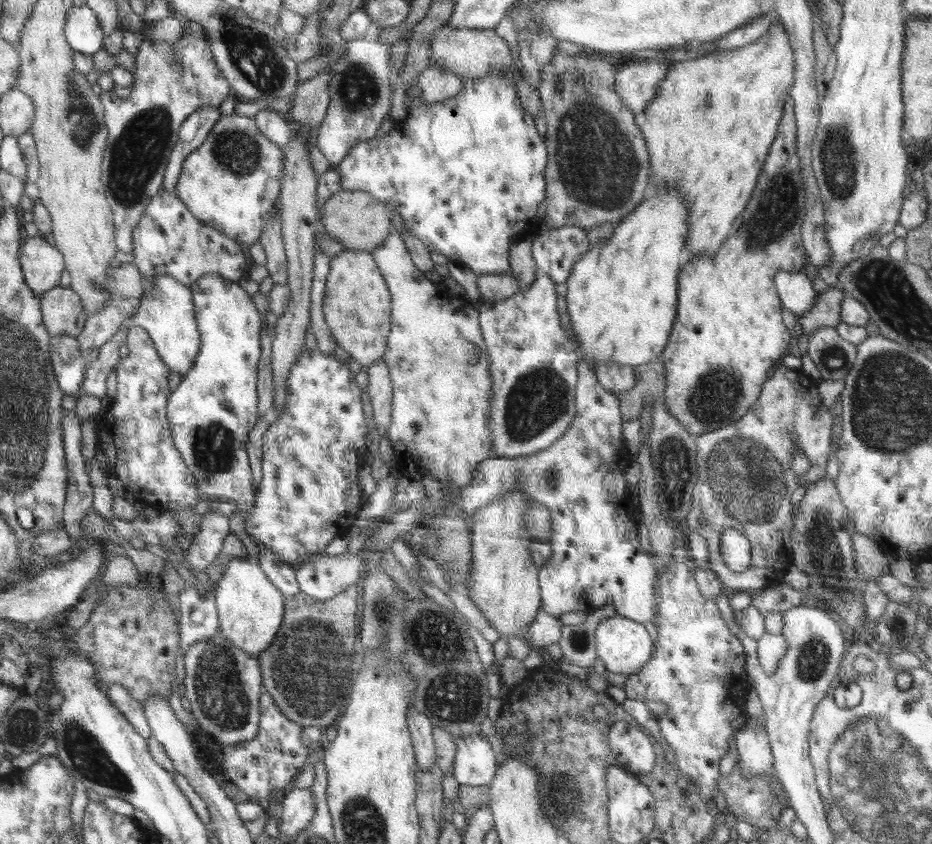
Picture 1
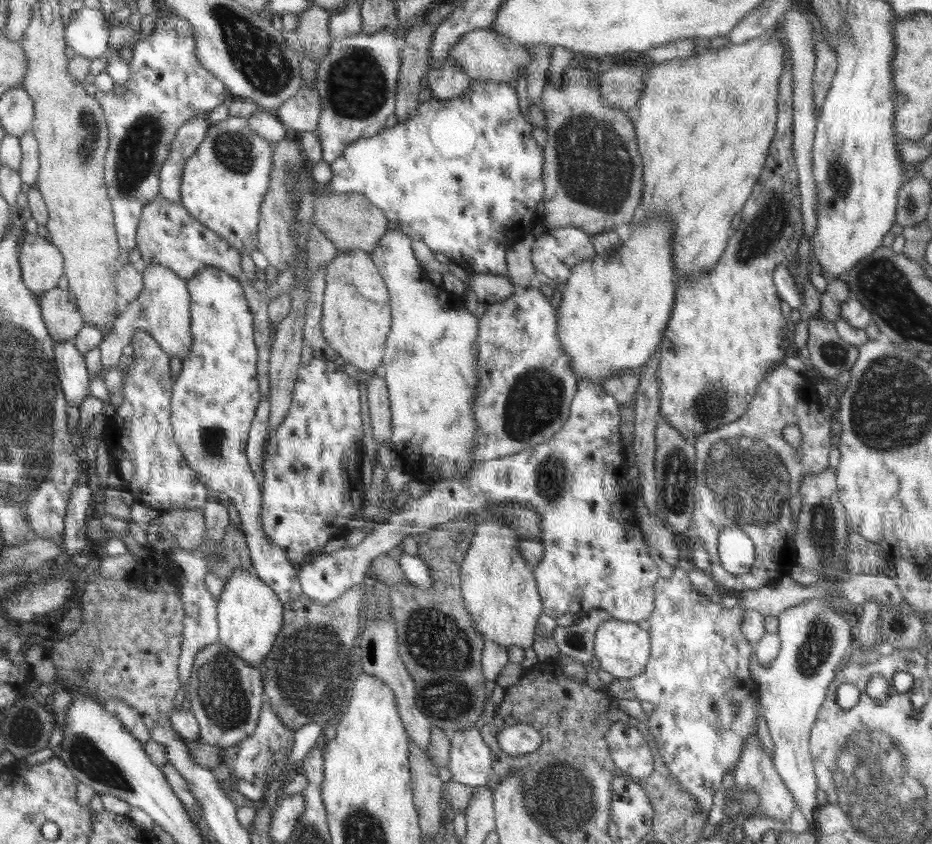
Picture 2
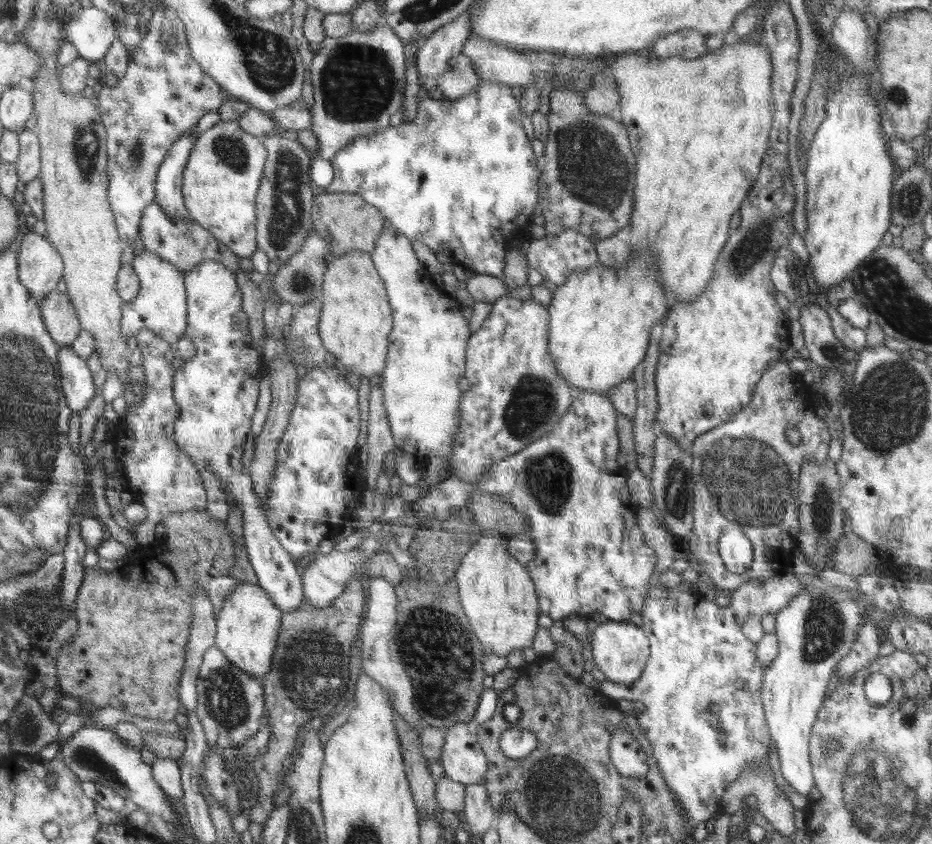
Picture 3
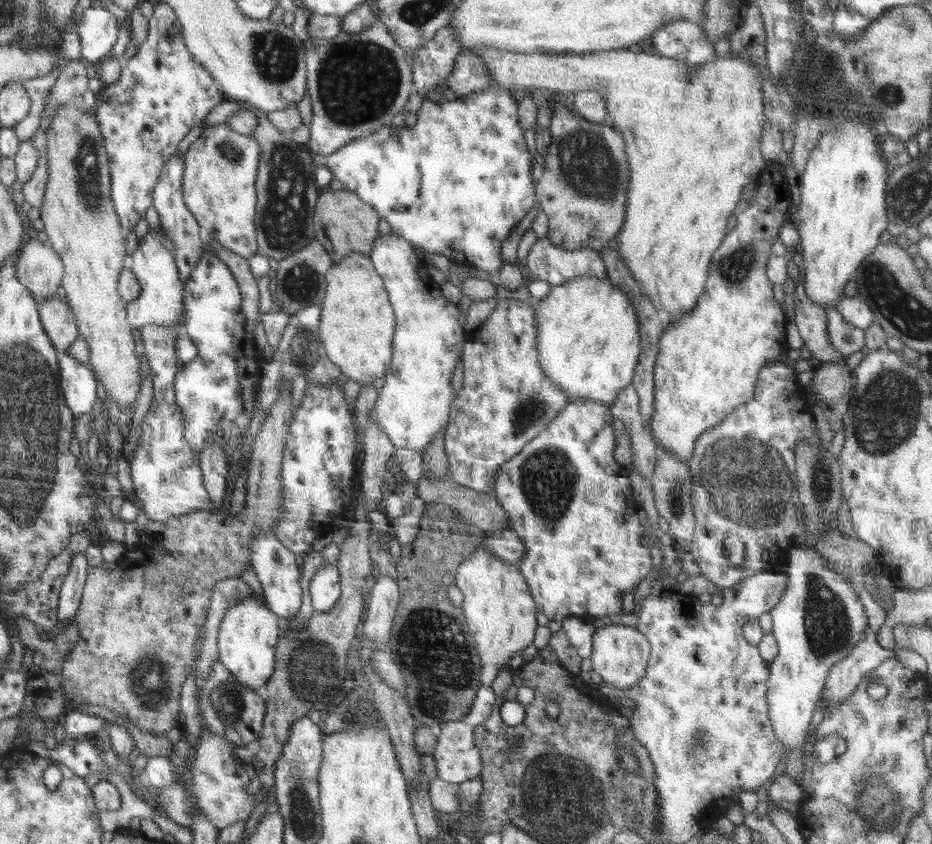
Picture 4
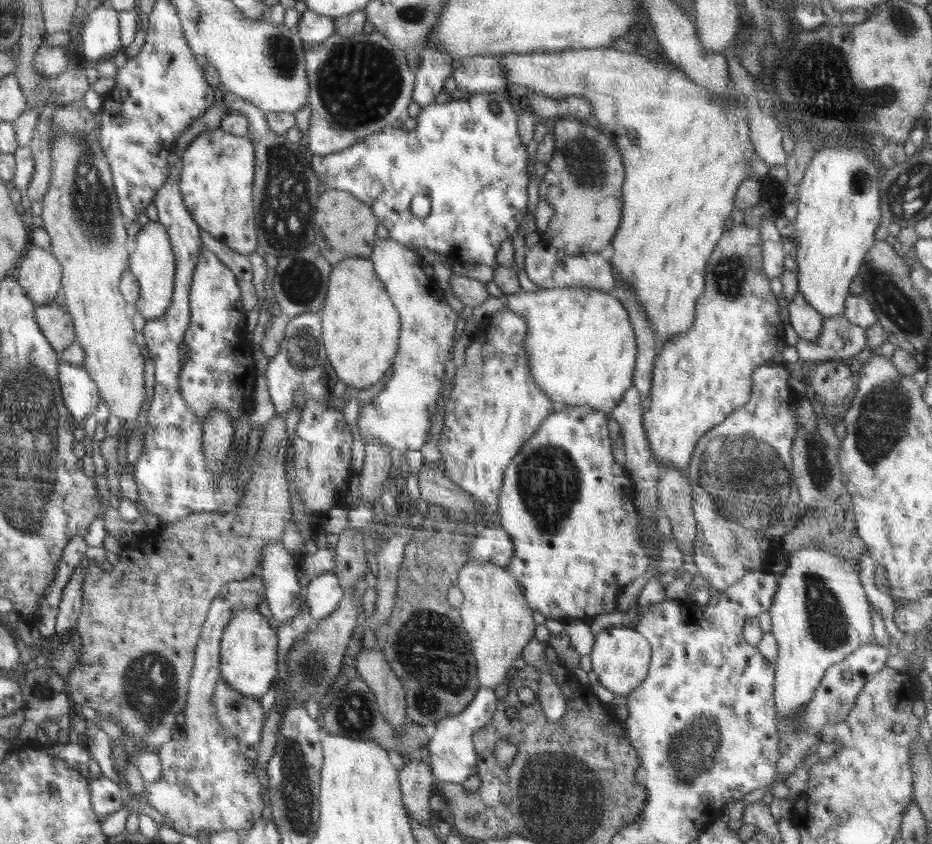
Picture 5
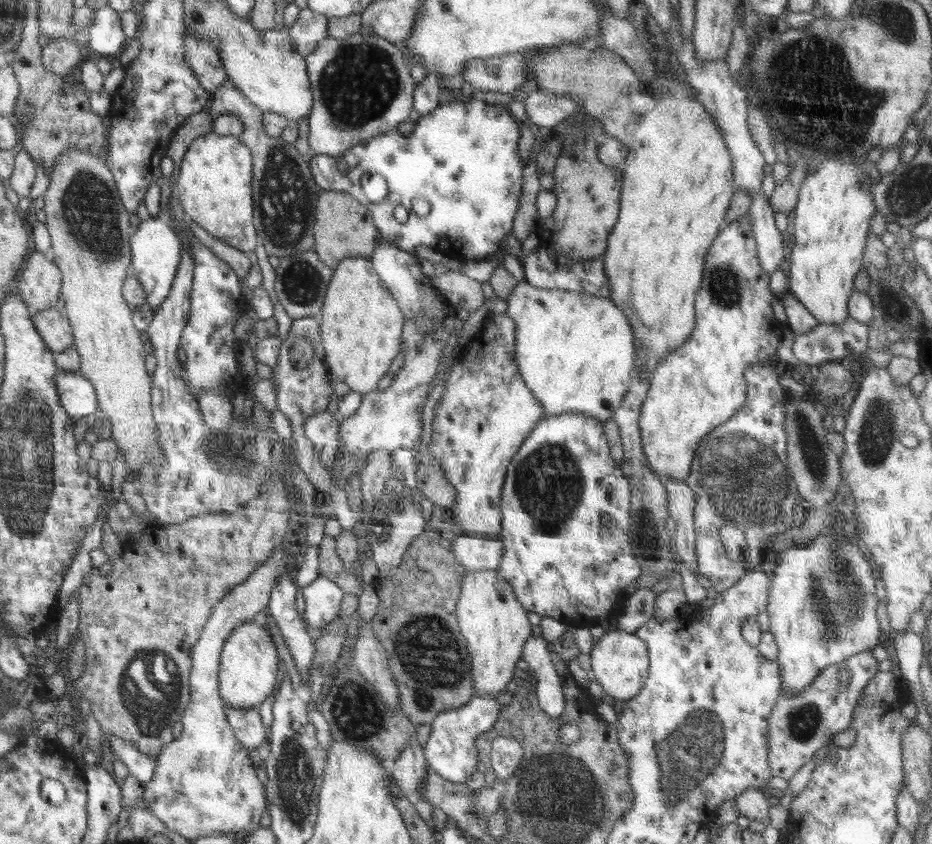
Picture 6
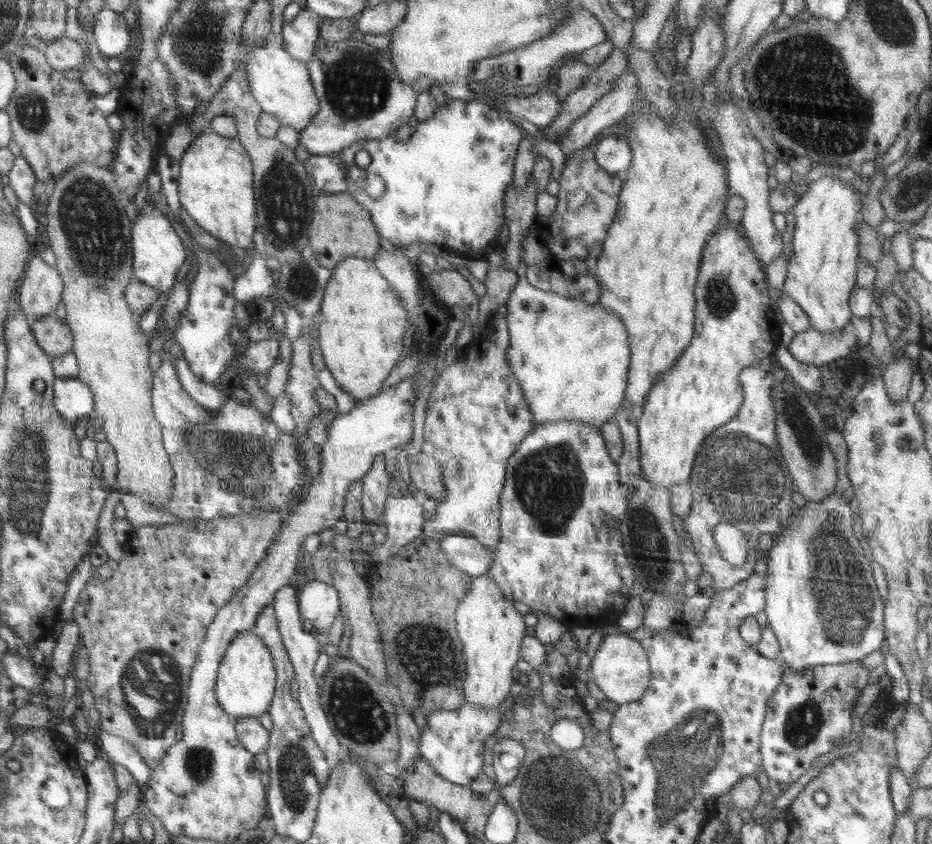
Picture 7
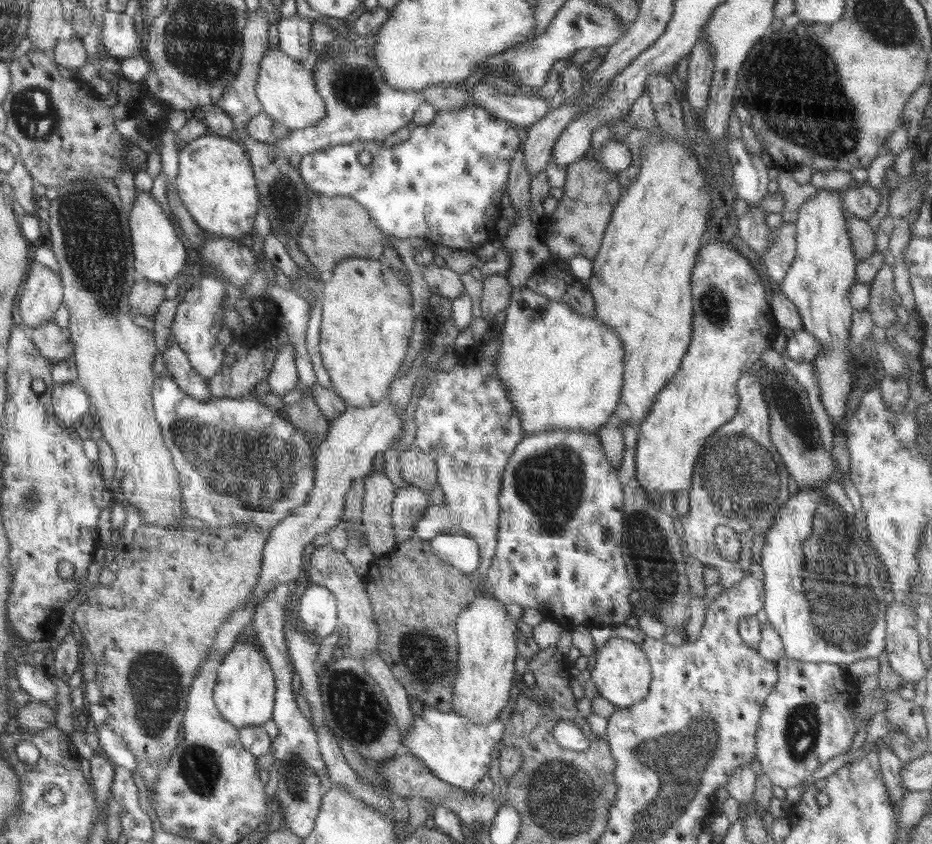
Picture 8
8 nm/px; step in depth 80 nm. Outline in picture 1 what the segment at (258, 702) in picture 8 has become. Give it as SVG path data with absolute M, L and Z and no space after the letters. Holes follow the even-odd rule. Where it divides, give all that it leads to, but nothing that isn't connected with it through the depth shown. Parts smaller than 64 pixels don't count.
M254 557L232 559L226 565L223 577L215 584L216 591L212 595L215 597L221 633L241 652L260 656L271 645L276 632L279 632L278 628L283 624L282 616L286 613L282 593L263 571L258 570L258 564Z

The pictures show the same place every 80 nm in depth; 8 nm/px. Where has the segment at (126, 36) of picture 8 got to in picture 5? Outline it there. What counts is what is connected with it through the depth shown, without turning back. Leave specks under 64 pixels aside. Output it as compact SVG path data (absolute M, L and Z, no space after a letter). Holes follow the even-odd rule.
M107 3L96 7L84 21L81 41L82 54L88 61L117 53L120 47L119 12Z

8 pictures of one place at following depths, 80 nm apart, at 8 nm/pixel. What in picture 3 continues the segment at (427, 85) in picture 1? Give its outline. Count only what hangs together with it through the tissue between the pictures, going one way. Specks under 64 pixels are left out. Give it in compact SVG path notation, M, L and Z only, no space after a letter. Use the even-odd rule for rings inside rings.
M459 55L449 61L450 70L438 77L438 89L446 98L455 100L462 98L472 89L480 87L482 80L474 72L474 66L465 56Z

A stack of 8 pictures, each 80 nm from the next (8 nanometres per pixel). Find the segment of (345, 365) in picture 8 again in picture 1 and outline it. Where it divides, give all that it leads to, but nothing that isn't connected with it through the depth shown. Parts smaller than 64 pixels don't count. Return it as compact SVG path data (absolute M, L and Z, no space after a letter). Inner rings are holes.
M339 250L330 261L323 298L324 321L336 344L364 368L383 358L387 350L388 332L391 332L388 287L368 251Z

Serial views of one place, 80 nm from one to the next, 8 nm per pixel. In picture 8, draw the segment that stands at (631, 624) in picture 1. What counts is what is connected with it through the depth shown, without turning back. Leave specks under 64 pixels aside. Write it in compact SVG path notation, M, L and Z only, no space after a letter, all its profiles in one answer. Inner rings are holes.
M611 638L600 649L596 649L596 664L591 672L599 695L616 705L618 709L628 708L640 702L649 691L651 668L643 650L631 640Z

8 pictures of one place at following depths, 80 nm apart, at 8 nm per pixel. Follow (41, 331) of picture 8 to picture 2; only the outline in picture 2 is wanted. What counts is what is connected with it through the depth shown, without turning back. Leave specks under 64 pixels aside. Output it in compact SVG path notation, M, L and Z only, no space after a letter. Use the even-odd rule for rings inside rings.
M49 290L40 297L43 305L43 320L52 338L57 341L72 341L82 332L83 322L82 312L78 307L78 299L68 290Z

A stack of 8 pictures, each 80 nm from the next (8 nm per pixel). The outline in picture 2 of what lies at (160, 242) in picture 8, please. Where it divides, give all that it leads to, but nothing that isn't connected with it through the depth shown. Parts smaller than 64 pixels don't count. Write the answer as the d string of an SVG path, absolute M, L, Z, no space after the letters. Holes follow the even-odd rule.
M157 262L146 263L141 272L143 278L143 289L138 297L123 305L123 310L114 323L114 330L108 334L102 344L98 345L101 352L101 362L104 367L102 374L93 376L91 389L92 396L105 401L108 391L104 384L104 375L114 367L118 366L121 350L131 342L131 338L137 330L148 331L159 345L172 358L183 358L190 352L192 346L192 320L191 320L191 295L187 287L187 281L180 278L172 269Z

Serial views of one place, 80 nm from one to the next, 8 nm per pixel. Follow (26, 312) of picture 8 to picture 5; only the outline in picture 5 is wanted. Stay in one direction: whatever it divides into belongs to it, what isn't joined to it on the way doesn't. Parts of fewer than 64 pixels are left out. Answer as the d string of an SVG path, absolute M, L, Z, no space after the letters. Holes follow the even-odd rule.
M30 246L24 260L17 267L16 278L38 306L50 304L63 280L63 267L59 259L40 246Z

